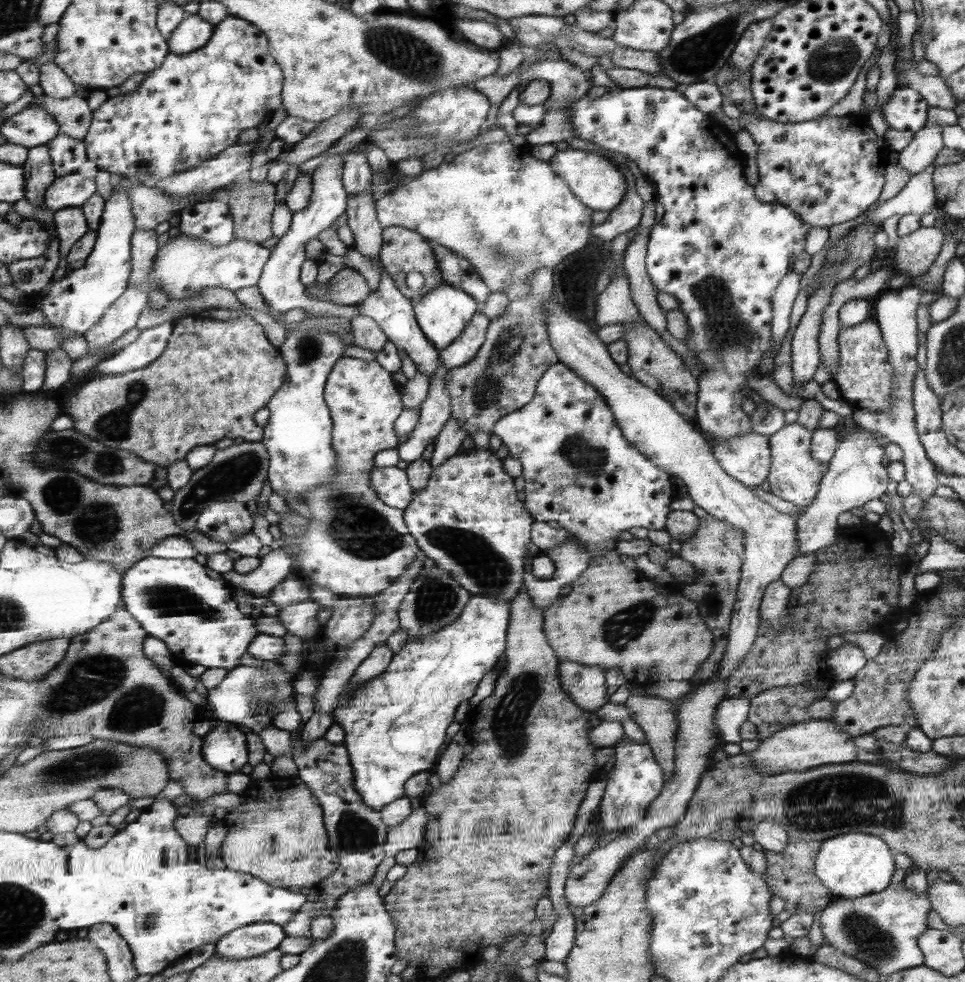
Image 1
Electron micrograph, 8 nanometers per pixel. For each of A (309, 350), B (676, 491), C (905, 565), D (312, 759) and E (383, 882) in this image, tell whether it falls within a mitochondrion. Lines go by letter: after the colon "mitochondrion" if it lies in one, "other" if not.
A: mitochondrion
B: other
C: other
D: other
E: other

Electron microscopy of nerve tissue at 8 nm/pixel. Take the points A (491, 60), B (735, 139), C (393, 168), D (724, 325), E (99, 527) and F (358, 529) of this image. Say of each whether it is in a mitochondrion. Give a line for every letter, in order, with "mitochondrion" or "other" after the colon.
A: other
B: other
C: other
D: mitochondrion
E: mitochondrion
F: mitochondrion

